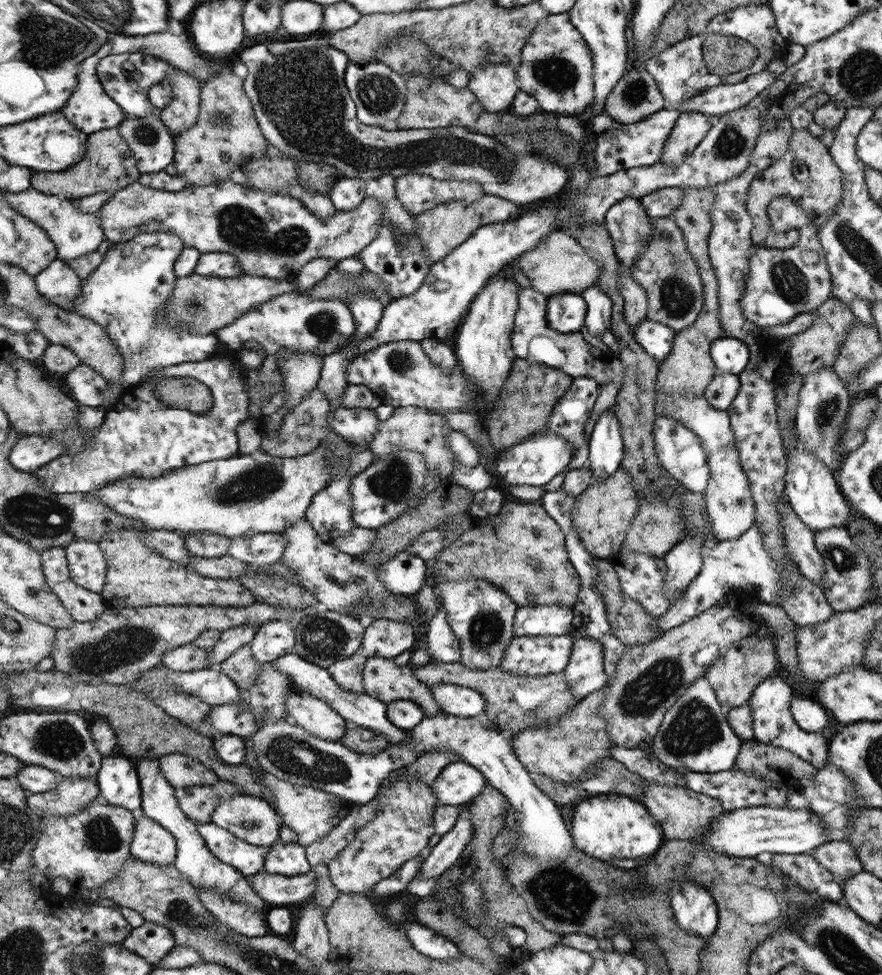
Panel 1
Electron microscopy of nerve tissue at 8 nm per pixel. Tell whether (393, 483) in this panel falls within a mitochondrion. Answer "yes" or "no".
yes

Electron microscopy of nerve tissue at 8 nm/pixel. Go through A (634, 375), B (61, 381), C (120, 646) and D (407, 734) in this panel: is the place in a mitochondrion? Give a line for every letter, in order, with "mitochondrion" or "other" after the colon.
A: other
B: other
C: mitochondrion
D: other

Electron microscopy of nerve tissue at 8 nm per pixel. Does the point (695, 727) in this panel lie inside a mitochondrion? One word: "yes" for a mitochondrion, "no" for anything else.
yes

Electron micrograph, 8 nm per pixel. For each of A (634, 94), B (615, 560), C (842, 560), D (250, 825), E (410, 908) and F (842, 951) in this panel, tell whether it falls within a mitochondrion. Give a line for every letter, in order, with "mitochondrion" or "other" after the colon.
A: mitochondrion
B: other
C: mitochondrion
D: mitochondrion
E: other
F: mitochondrion

